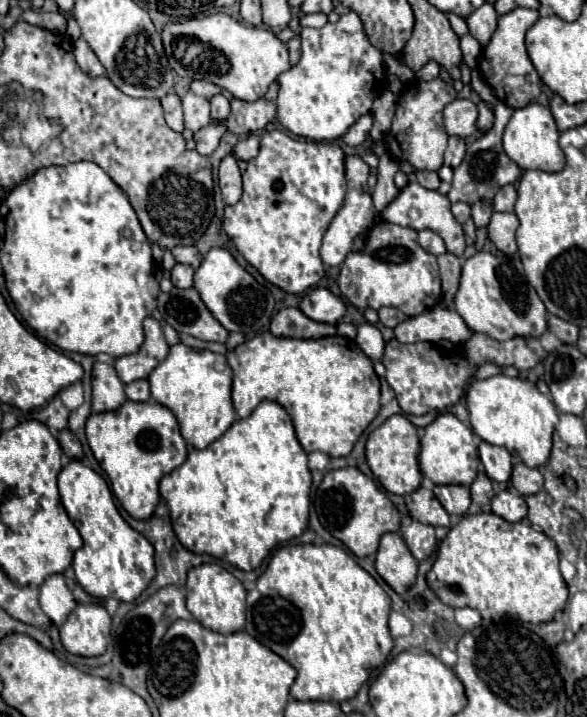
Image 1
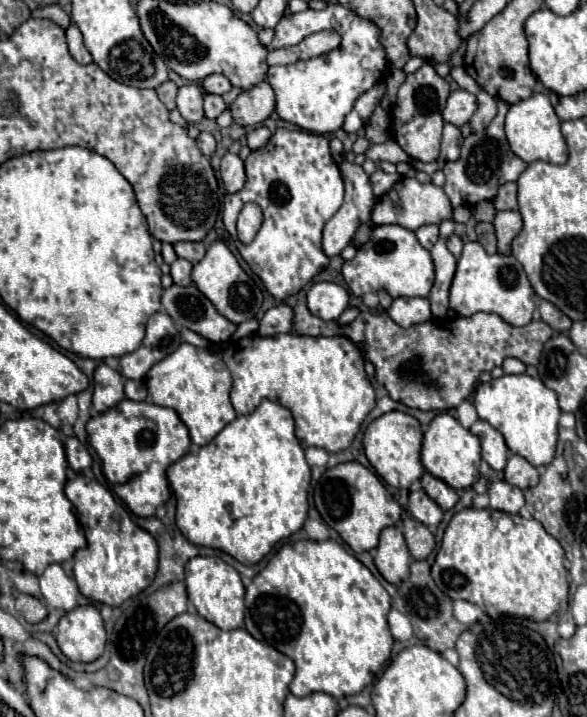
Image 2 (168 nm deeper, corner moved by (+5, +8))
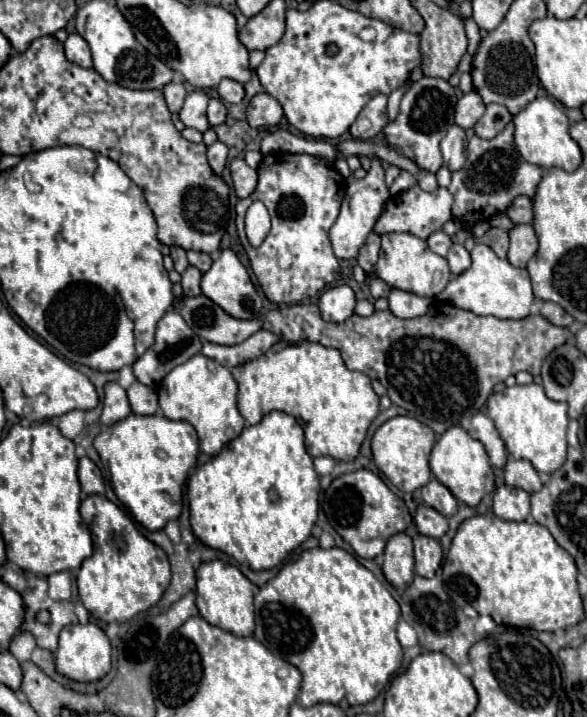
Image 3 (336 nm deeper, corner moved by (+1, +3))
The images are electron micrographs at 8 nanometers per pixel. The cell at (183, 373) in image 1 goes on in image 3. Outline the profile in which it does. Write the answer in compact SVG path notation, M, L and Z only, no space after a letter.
M202 353L188 359L188 363L174 367L164 377L162 387L158 387L160 409L164 417L188 421L198 433L202 453L214 453L214 455L218 455L222 447L226 447L232 439L236 439L244 429L244 417L236 407L236 393L238 385L232 373L216 359L204 357Z

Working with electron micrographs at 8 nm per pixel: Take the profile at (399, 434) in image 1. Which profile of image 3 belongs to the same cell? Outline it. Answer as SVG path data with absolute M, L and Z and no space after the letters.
M394 417L380 425L372 437L372 455L376 467L390 479L398 489L412 493L430 481L430 451L436 443L434 431L414 417Z

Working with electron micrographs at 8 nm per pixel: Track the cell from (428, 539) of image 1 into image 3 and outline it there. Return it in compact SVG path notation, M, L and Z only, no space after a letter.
M426 535L414 537L414 557L416 557L416 573L420 577L434 577L436 569L442 563L442 547L436 539Z

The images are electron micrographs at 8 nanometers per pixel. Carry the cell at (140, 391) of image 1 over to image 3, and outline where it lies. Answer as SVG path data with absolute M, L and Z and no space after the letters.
M134 381L128 387L128 399L132 405L132 411L136 415L154 415L158 413L158 393L156 389L142 385L140 381Z

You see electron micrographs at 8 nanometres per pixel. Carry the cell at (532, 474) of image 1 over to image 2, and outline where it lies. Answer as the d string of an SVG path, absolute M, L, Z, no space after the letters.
M512 454L504 468L504 480L516 488L530 488L538 482L538 470L522 456Z

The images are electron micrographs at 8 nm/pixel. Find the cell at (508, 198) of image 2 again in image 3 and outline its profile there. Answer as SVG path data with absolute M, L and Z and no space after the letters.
M516 197L512 205L508 207L506 215L516 223L532 223L534 221L534 211L532 211L532 199L528 197Z

